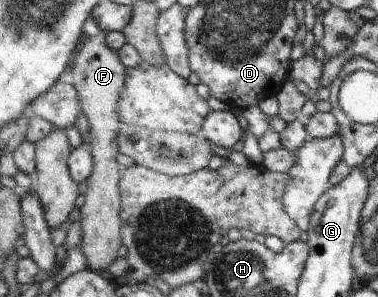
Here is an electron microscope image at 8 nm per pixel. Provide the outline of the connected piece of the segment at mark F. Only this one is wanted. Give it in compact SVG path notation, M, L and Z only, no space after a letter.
M105 32L86 37L69 73L69 80L79 92L83 113L88 119L89 130L93 133L93 143L89 148L95 159L95 167L93 175L87 180L89 191L82 197L79 206L80 221L83 225L83 243L80 248L87 257L90 269L99 272L99 275L102 272L109 273L107 266L119 258L117 251L123 245L120 188L122 167L117 163L117 155L121 151L117 135L122 131L124 123L119 119L117 103L125 87L125 73L128 69L123 65L117 51L113 51L105 39L107 39Z

